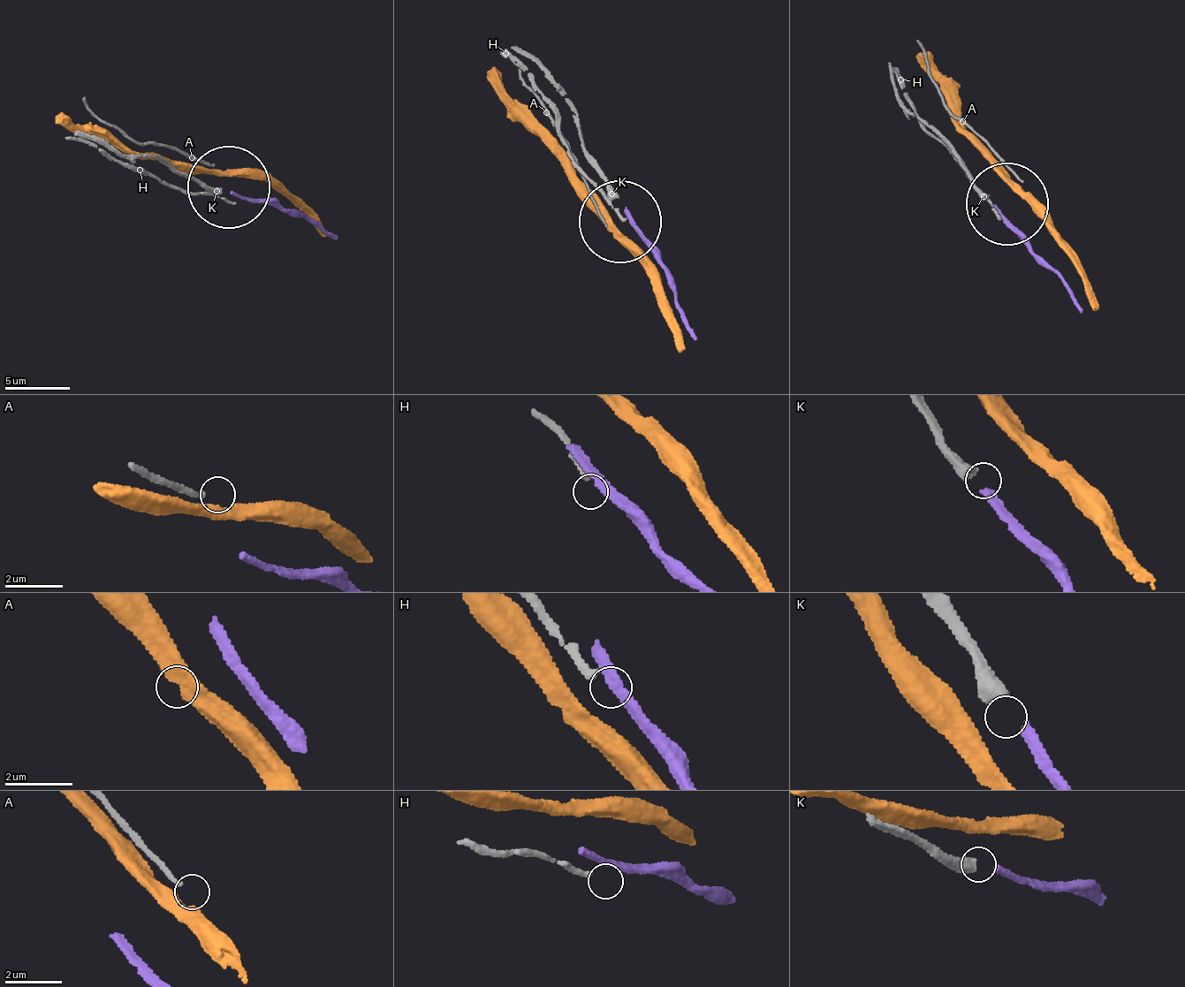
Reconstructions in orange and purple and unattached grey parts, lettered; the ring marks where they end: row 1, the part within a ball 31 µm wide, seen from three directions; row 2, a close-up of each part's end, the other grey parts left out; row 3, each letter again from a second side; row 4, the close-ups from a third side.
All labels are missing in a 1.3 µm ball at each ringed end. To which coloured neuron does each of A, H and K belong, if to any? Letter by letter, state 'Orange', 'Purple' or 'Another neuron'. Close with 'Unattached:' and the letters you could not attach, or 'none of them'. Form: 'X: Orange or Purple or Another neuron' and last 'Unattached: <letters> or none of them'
A: Another neuron
H: Another neuron
K: Purple
Unattached: A, H

